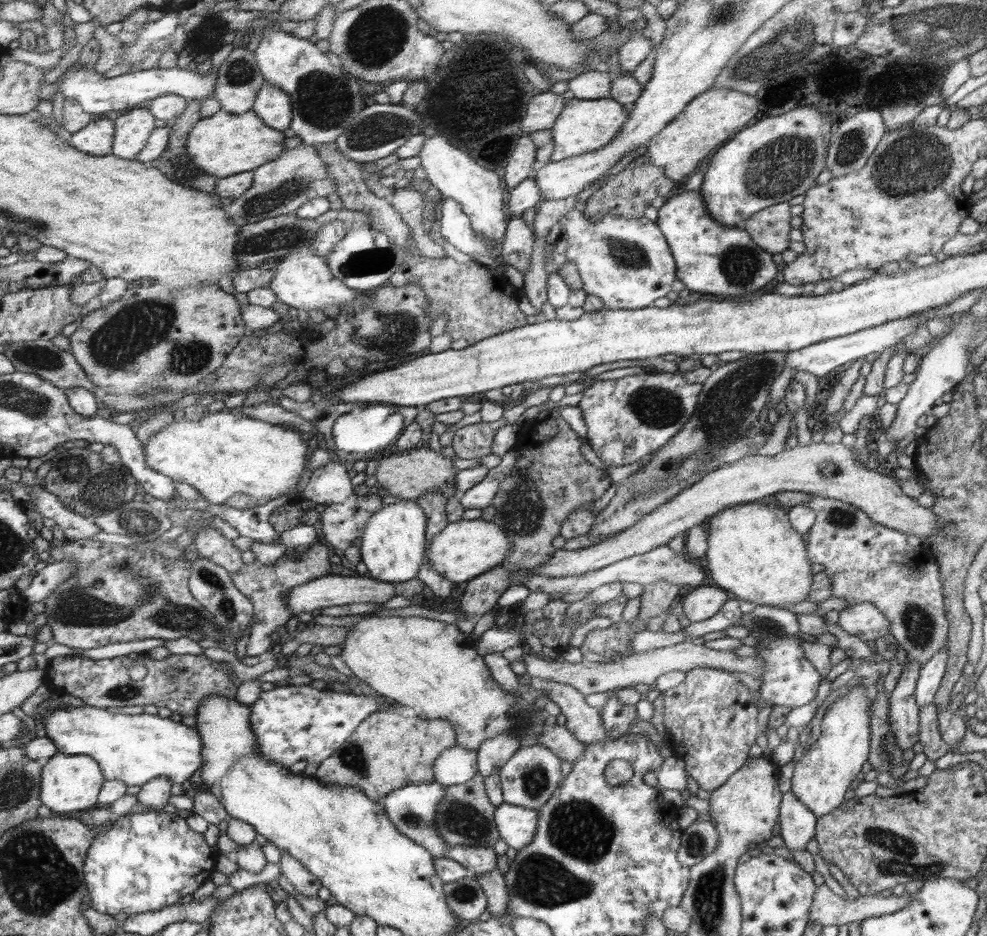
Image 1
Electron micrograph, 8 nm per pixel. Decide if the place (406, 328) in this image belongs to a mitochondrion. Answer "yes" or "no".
yes

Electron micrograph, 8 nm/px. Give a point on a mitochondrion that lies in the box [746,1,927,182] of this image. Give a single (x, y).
(851, 146)

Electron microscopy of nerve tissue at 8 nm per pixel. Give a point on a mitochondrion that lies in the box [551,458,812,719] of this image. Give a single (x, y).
(770, 629)

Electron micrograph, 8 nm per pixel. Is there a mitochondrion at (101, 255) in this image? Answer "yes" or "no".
no

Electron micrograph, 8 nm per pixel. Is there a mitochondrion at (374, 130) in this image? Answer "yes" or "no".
yes

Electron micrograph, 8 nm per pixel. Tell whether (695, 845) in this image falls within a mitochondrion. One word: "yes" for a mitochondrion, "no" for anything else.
yes

